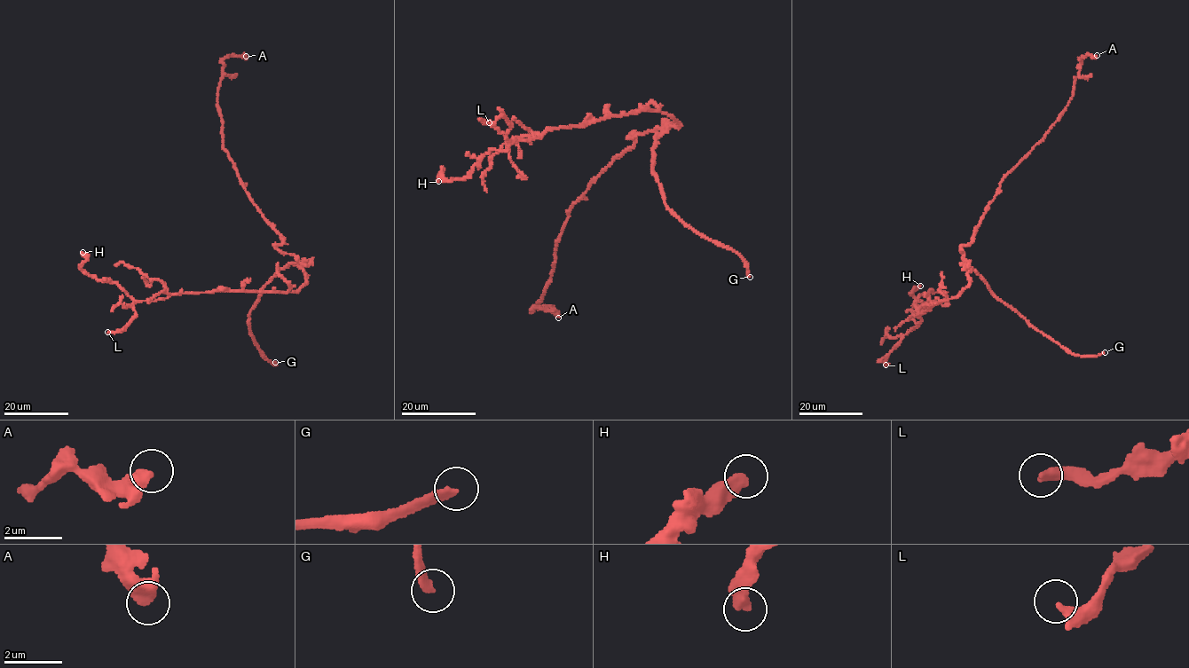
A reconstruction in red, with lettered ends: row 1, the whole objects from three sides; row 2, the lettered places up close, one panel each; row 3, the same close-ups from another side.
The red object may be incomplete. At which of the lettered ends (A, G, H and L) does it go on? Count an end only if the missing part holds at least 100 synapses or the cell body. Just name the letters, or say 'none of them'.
G

